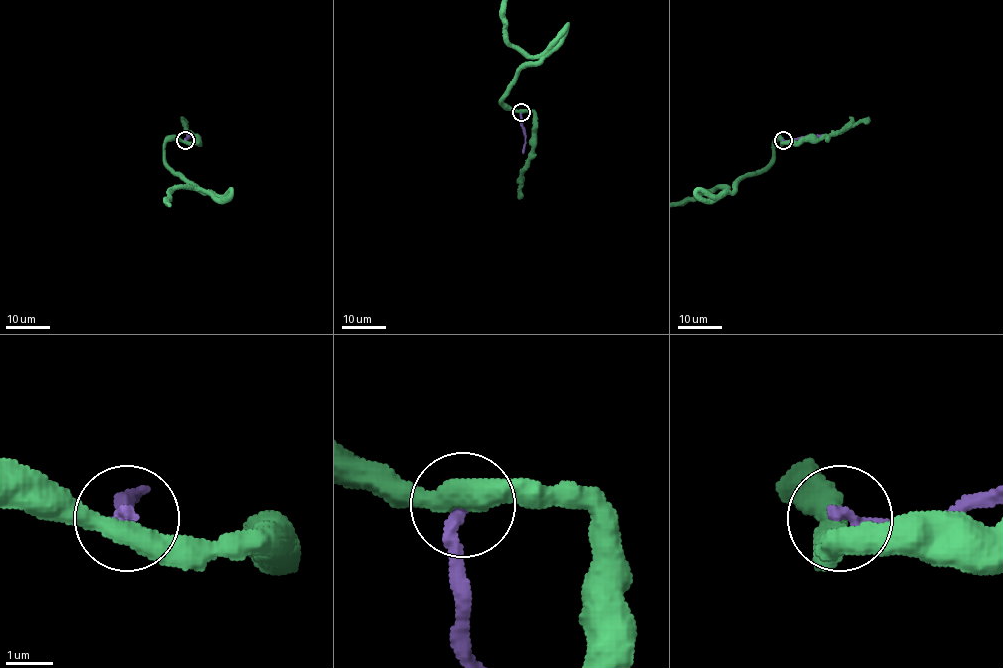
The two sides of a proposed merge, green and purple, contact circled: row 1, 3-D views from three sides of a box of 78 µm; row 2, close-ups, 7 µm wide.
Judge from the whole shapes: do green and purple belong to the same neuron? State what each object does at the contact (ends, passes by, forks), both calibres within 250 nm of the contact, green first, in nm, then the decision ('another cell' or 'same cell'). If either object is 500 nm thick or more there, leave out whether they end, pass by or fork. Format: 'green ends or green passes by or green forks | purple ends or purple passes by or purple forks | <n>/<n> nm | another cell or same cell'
green passes by | purple ends | 440/280 nm | another cell

